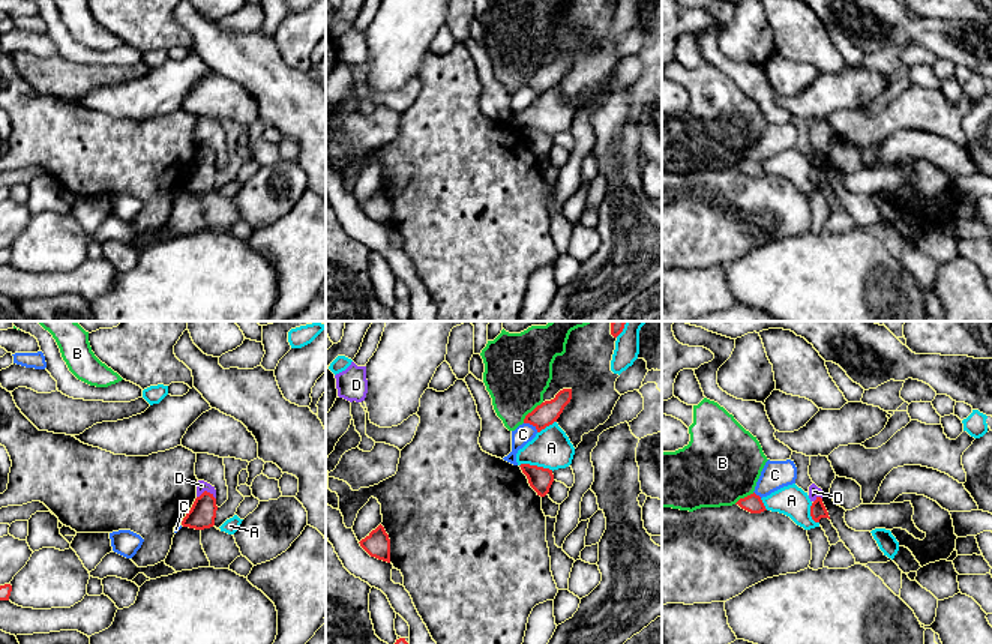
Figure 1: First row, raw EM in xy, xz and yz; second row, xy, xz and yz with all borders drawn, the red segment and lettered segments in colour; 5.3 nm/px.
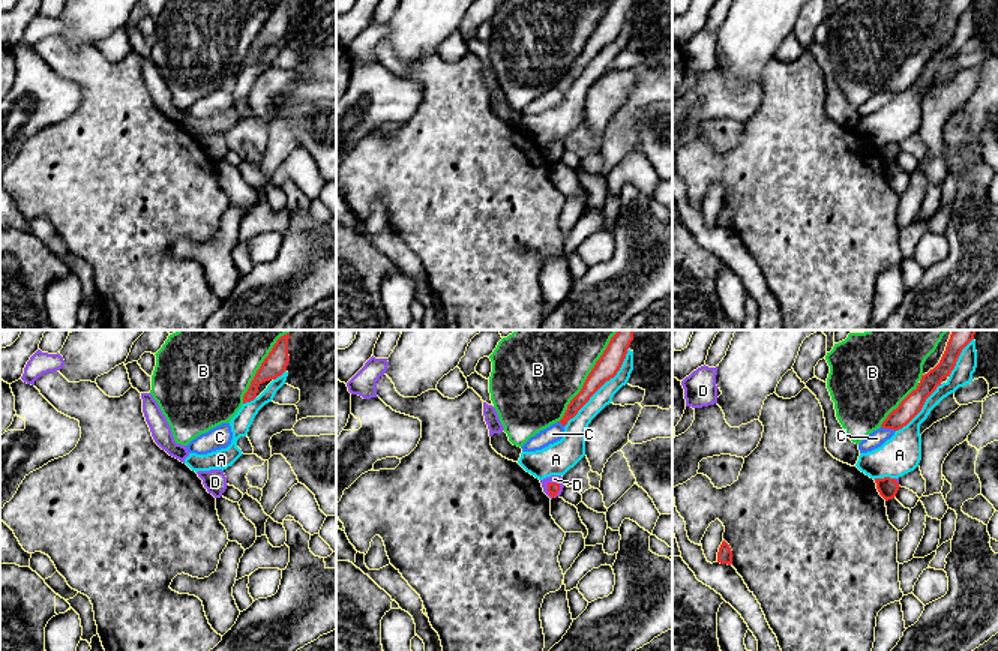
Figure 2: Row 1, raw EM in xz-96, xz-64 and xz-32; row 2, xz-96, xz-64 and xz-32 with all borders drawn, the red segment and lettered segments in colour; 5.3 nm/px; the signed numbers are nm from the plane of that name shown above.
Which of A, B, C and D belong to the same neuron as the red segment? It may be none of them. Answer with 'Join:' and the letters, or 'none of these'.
Join: D

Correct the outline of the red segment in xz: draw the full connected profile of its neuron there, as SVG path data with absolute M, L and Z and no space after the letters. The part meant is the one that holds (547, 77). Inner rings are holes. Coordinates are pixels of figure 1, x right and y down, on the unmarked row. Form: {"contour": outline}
{"contour": "M572 53L560 54L554 63L542 66L531 77L528 77L524 83L524 87L533 89L537 93L537 96L540 96L546 90L557 86L557 83L563 77L564 71L570 66L570 63Z"}

